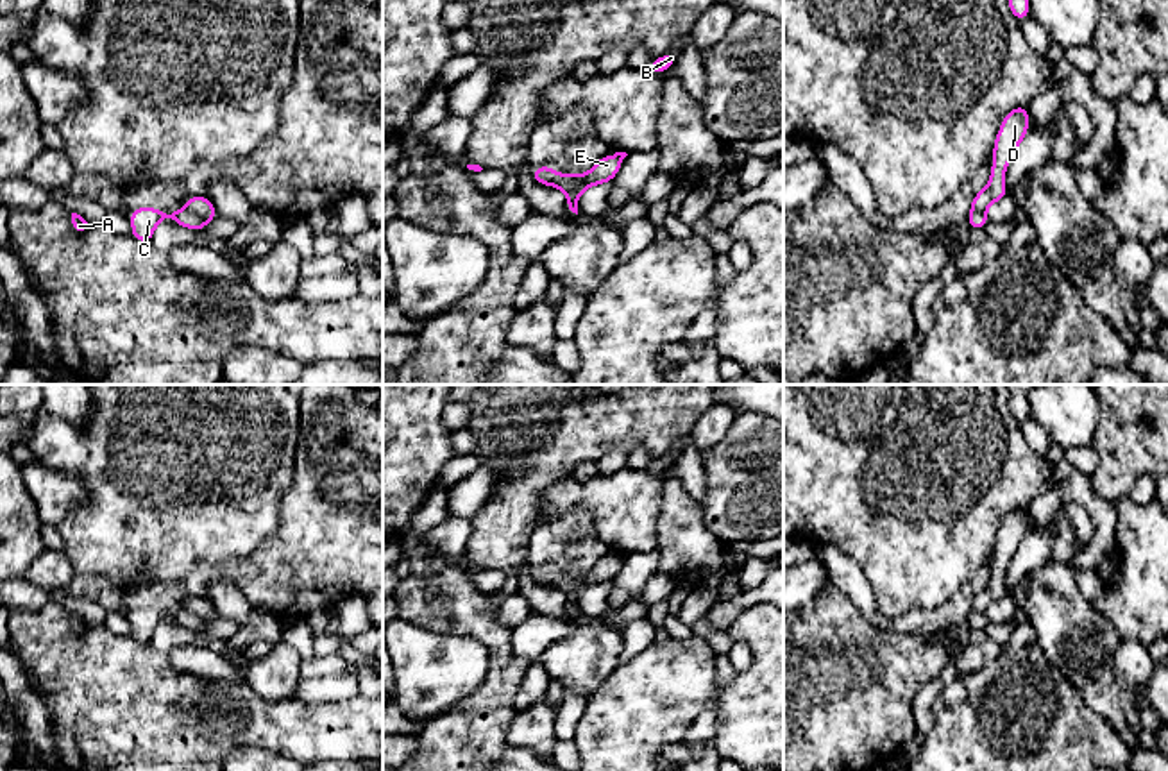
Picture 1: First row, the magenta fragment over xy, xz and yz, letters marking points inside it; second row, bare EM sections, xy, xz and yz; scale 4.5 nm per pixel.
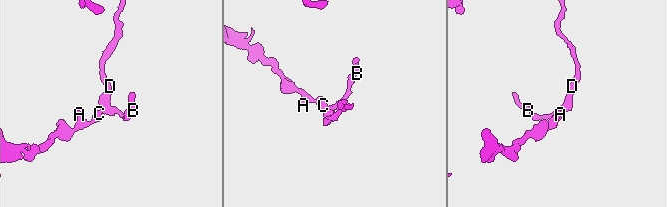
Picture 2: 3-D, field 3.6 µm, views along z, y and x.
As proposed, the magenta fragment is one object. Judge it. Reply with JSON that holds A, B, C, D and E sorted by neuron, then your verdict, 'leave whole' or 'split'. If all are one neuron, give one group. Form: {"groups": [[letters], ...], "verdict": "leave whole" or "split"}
{"groups": [["A", "C"], ["B", "D", "E"]], "verdict": "split"}

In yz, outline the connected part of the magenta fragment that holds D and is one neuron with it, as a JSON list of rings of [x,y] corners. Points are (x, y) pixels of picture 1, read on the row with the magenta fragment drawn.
[[[1020,106],[1009,111],[1000,125],[996,134],[994,148],[993,148],[993,168],[991,179],[986,188],[982,188],[971,200],[971,211],[986,213],[986,209],[1007,197],[1012,195],[1003,186],[1005,170],[1009,166],[1011,157],[1018,150],[1020,141],[1028,134],[1028,106]]]

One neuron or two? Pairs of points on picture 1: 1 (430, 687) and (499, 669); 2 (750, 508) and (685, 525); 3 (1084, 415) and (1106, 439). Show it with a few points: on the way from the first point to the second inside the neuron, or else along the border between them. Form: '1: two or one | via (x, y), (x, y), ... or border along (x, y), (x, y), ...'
1: two | border along (473, 635), (487, 650), (489, 673), (458, 703)
2: two | border along (696, 501), (703, 525), (728, 546)
3: two | border along (1100, 403), (1099, 424), (1090, 442)

